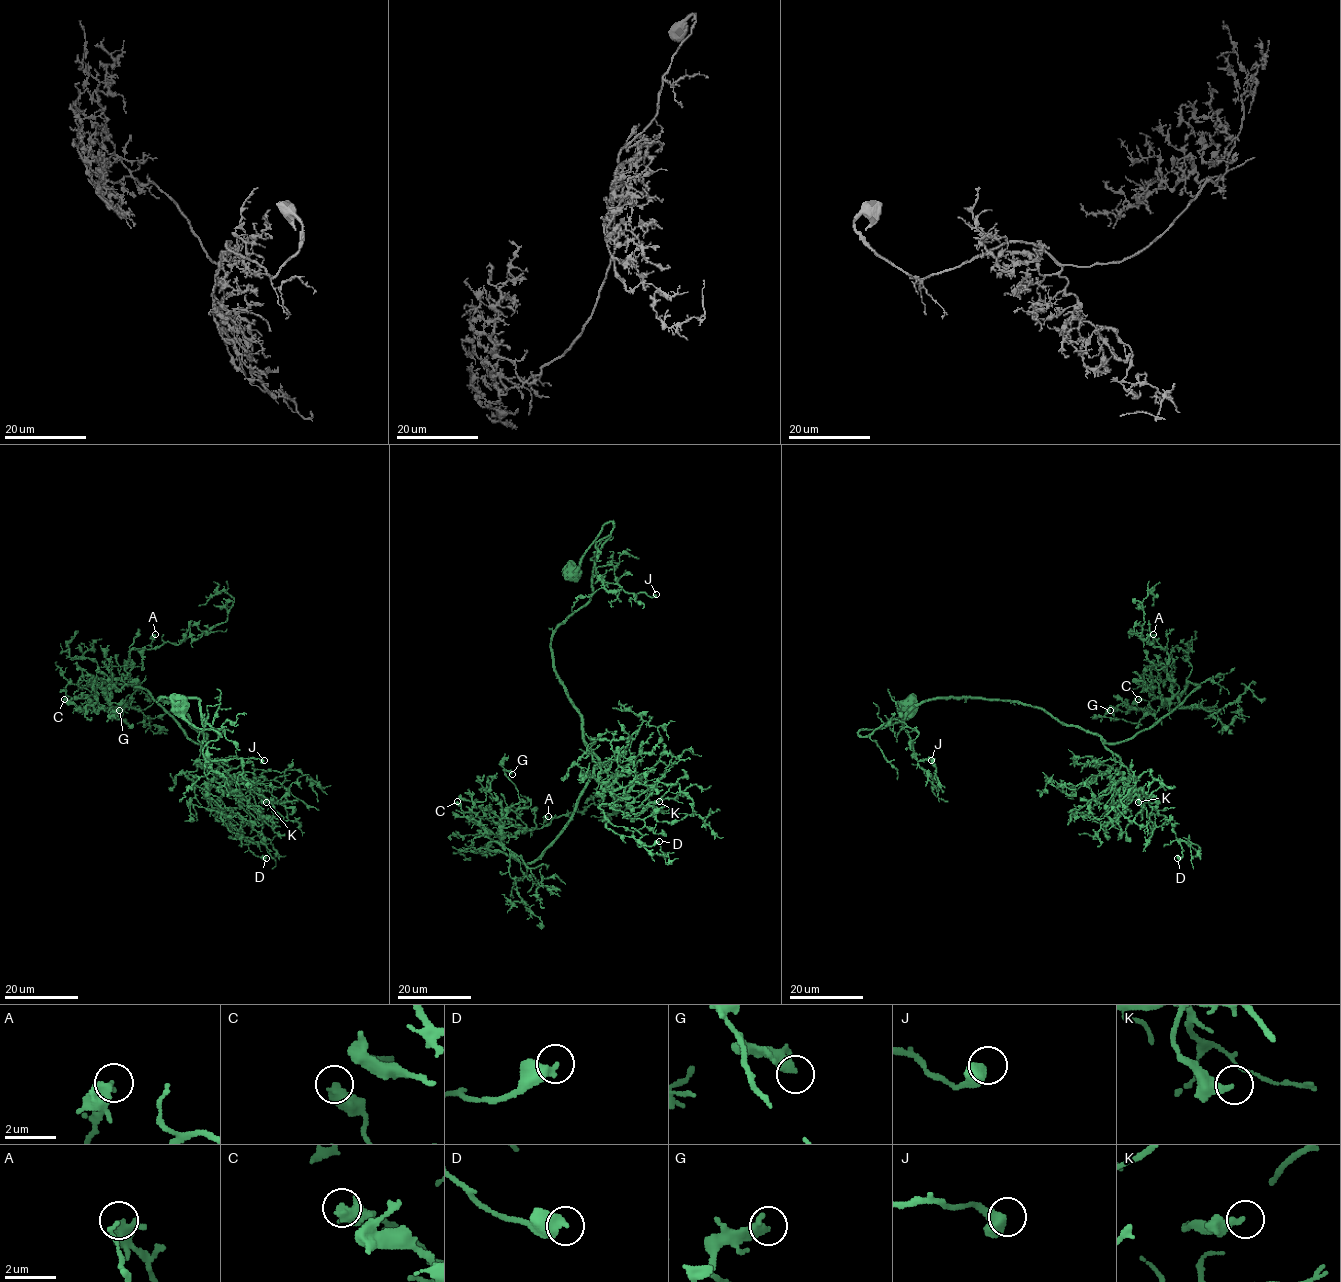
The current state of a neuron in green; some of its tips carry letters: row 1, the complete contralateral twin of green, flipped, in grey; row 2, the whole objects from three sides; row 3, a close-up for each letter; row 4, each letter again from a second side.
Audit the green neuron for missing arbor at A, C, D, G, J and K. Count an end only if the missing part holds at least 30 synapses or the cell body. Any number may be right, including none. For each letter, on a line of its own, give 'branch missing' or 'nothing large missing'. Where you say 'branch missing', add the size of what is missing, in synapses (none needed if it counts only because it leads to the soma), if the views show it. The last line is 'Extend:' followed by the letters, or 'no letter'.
A: nothing large missing
C: nothing large missing
D: nothing large missing
G: nothing large missing
J: nothing large missing
K: nothing large missing
Extend: no letter

